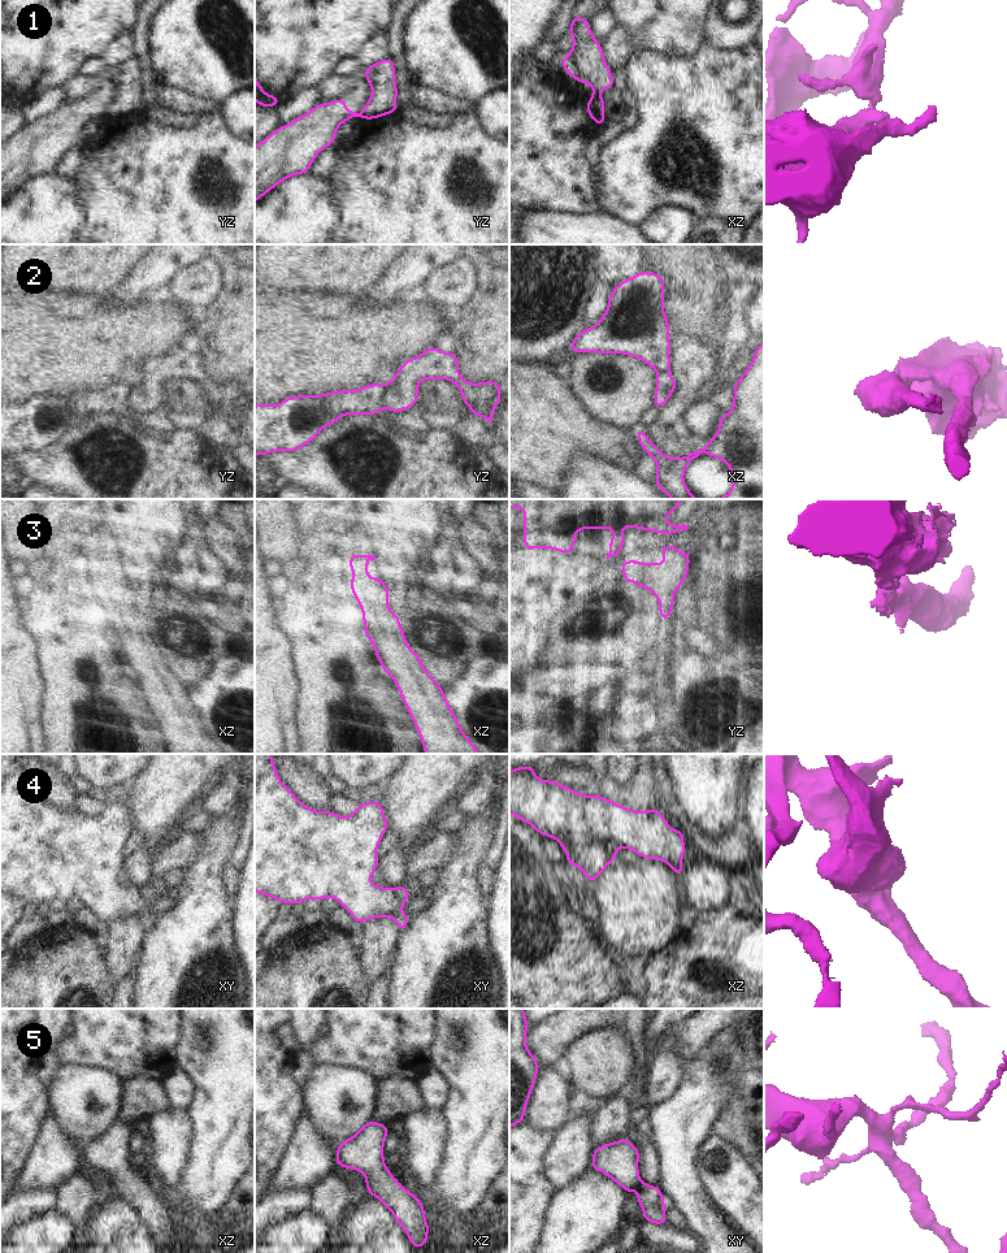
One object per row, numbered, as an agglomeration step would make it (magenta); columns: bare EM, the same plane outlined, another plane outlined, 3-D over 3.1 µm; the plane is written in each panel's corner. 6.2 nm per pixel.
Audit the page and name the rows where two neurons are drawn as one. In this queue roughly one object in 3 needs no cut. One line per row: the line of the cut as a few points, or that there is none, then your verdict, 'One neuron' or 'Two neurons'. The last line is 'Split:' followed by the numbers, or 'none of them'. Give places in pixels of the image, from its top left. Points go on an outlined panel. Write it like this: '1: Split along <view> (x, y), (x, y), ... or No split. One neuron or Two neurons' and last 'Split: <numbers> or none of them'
1: Split along xz (597, 92), (593, 96). Two neurons
2: Split along yz (386, 385), (382, 406). Two neurons
3: Split along xz (395, 638), (386, 640), (381, 645), (381, 654), (393, 675). Two neurons
4: No split. One neuron
5: Split along xy (641, 1182), (636, 1188). Two neurons
Split: 1, 2, 3, 5.

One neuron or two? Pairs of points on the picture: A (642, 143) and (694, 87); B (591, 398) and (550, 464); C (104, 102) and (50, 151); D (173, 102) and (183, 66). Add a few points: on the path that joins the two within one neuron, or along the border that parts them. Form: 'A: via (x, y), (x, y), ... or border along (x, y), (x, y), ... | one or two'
A: via (656, 129), (684, 102) | one
B: border along (567, 384), (572, 394), (589, 412), (611, 425) | two
C: via (90, 108), (60, 137) | one
D: border along (160, 82), (191, 95), (207, 98) | two

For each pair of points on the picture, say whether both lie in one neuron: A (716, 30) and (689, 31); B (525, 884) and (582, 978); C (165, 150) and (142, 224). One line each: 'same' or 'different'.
A: different
B: same
C: same

